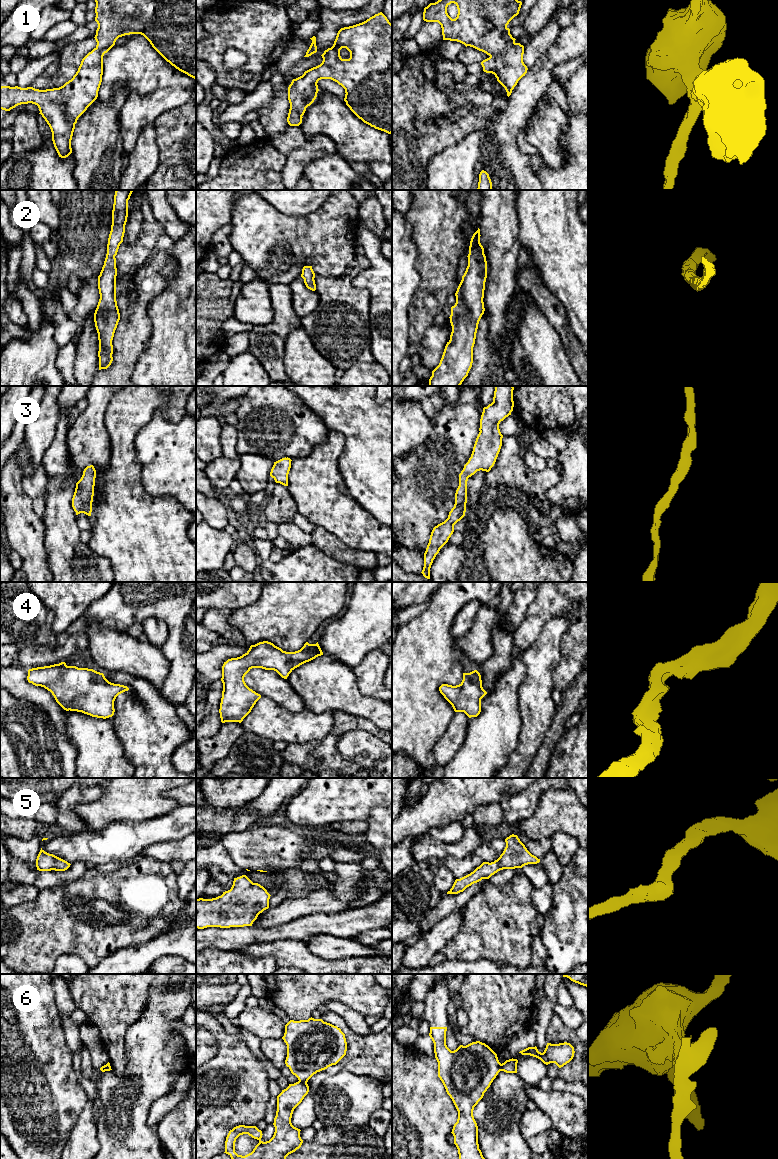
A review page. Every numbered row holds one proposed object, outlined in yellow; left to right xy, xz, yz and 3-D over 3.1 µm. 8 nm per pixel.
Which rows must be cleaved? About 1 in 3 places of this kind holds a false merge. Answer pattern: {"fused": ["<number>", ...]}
{"fused": ["6"]}

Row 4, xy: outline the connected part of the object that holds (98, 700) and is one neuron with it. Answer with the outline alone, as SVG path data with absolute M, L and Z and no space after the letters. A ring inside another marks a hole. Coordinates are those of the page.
M65 662L29 669L27 680L35 686L41 686L50 691L64 710L82 712L103 719L114 715L116 697L129 690L127 686L109 682L103 673L88 668L67 666Z

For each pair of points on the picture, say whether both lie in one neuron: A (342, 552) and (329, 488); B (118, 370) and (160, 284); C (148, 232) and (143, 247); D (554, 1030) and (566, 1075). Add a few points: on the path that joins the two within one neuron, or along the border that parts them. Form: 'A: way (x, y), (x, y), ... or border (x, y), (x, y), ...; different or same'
A: border (321, 527), (333, 533), (349, 547), (362, 550); different
B: way (127, 348), (134, 329), (134, 314), (140, 304); same
C: way (148, 236), (145, 243); same
D: way (567, 1035), (577, 1045), (577, 1062); same

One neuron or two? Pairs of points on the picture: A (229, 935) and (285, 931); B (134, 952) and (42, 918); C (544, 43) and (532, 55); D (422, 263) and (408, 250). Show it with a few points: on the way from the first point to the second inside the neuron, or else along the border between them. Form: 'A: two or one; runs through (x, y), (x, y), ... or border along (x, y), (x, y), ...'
A: one; runs through (243, 935), (271, 934)
B: two; border along (146, 942), (122, 947), (102, 959)
C: one; runs through (541, 46), (535, 52)
D: two; border along (411, 234), (417, 251), (415, 269), (421, 280)

